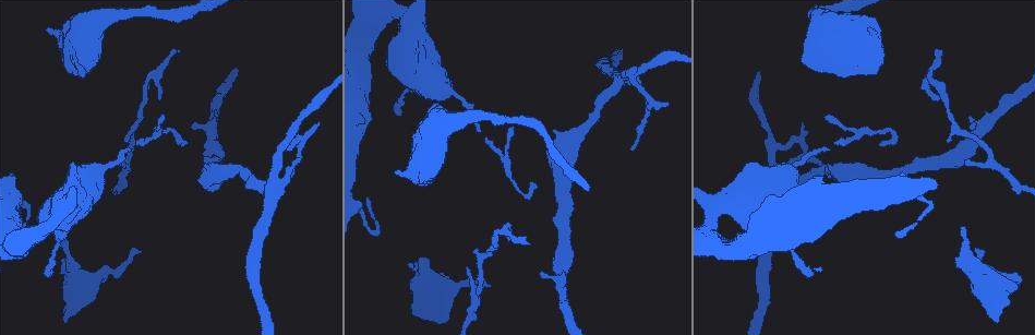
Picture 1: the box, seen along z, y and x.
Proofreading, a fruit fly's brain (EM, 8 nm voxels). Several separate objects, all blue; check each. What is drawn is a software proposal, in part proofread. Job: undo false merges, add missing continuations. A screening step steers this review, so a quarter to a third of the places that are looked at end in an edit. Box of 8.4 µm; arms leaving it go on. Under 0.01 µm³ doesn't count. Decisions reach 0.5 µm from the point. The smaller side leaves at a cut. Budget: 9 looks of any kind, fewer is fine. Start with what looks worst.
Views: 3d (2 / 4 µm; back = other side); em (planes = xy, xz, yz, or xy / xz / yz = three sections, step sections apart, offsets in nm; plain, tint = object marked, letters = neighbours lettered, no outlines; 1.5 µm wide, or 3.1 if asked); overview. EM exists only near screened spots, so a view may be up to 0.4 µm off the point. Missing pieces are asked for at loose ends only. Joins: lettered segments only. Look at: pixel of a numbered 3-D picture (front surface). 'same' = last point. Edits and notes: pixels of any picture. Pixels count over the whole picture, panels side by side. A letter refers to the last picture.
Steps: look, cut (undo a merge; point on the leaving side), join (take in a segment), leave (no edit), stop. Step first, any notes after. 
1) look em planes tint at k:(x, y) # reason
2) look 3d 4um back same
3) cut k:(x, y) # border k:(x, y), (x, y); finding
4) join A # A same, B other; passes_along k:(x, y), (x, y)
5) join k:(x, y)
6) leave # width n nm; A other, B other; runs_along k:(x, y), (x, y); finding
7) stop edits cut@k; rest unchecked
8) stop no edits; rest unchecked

look em xz step 4 tint at 1:(983, 252) # branch stops here

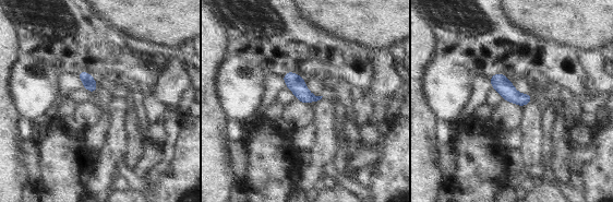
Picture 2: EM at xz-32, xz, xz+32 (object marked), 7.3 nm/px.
look em xy step 4 tint same # cut it another way

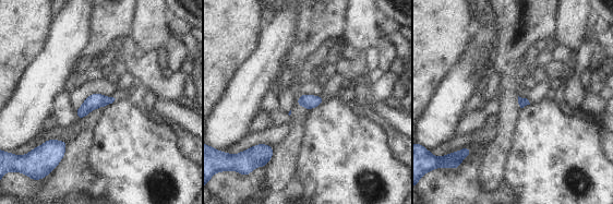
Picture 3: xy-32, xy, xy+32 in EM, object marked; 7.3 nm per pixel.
look em xy step 4 letters same

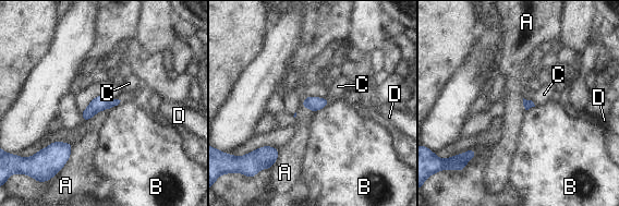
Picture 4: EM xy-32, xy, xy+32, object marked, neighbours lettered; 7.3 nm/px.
leave # A other, B other, C other, D other; border 4:(74, 143), (69, 159), (61, 168); none of them fits

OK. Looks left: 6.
look 3d 2um at 1:(941, 52) # an open end

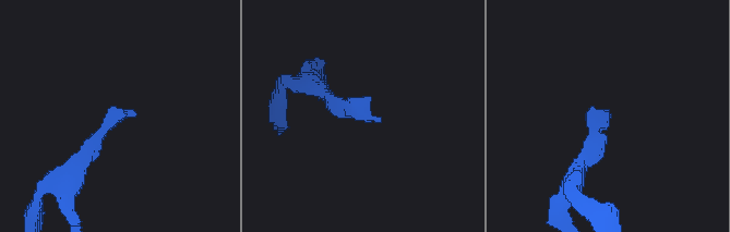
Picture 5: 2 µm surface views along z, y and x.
look em planes letters at 5:(611, 114) # shape alone is not enough

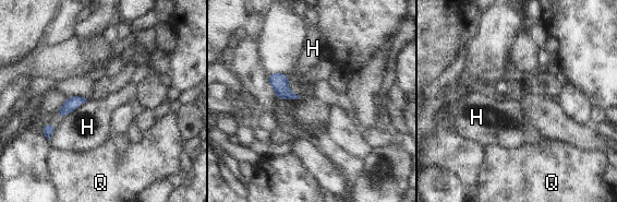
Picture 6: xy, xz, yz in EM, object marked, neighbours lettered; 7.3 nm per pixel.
leave # H other, Q other; border 6:(87, 100), (62, 118); no lettered segment goes on from it

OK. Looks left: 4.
look 3d 2um at 1:(630, 148) # thin end

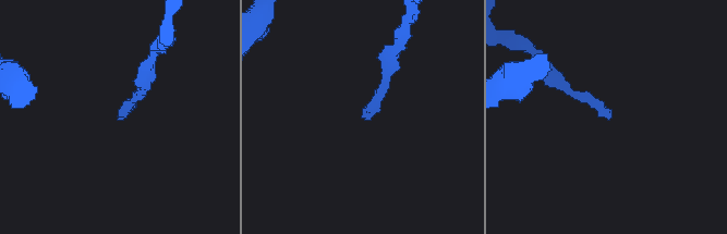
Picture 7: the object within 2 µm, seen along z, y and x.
look em planes tint at 7:(607, 119) # now the EM

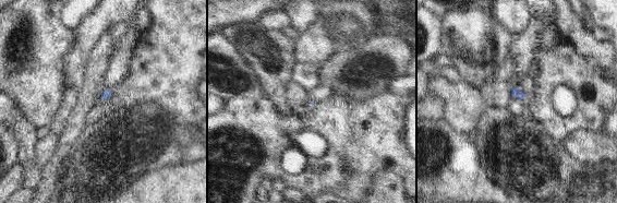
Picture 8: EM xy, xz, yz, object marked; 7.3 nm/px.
look em planes letters same # what lies round it

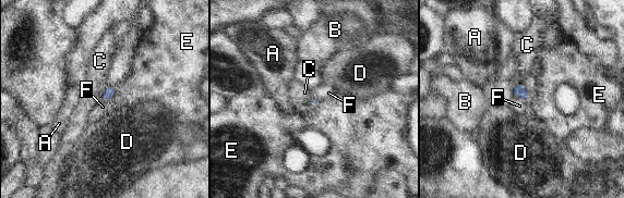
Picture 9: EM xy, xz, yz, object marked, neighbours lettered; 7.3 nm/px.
leave # A other, B other, C other, D other, E other, F other; border 9:(514, 96), (519, 96), (527, 101); none of them fits

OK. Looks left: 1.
look em planes letters at 1:(814, 274) # tapers out

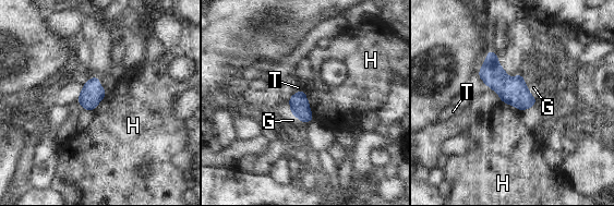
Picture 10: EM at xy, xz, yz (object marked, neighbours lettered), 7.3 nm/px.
leave # G other, H other, T other; border 10:(526, 85), (527, 89), (536, 98); no lettered segment goes on from it

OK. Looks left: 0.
stop no edits; rest unchecked

